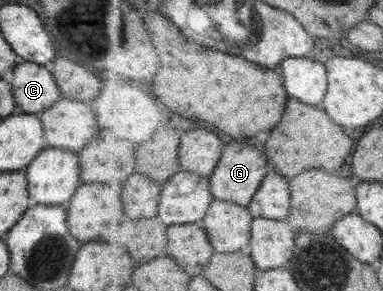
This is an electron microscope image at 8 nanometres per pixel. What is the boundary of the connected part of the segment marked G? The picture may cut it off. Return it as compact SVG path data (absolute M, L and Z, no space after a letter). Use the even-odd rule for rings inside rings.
M238 143L226 145L223 157L210 177L212 195L215 199L231 201L248 207L254 200L256 192L259 191L263 179L268 175L268 171L272 169L274 167L266 161L266 155L262 155L260 151L246 147L246 145L238 145Z

